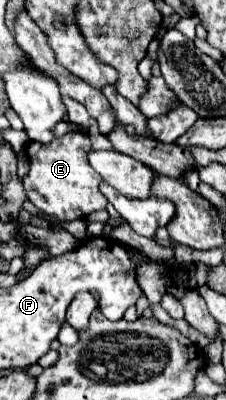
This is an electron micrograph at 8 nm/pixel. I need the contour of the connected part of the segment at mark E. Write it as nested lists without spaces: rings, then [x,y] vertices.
[[[66,134],[56,138],[56,144],[36,144],[28,146],[30,170],[24,176],[24,188],[28,200],[50,216],[58,216],[60,220],[78,220],[86,218],[96,210],[104,210],[108,200],[98,190],[102,178],[90,168],[86,160],[86,152],[90,150],[90,138],[82,138],[82,134]]]

